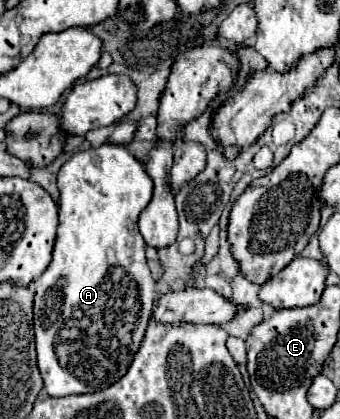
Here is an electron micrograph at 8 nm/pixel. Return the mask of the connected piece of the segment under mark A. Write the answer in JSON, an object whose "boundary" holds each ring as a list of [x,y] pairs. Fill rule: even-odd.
{"boundary":[[[104,143],[100,147],[90,147],[86,151],[80,151],[72,155],[58,173],[58,189],[60,189],[60,199],[58,199],[58,235],[54,243],[54,259],[50,267],[34,281],[36,283],[36,297],[34,297],[34,331],[36,331],[36,353],[38,353],[38,369],[44,379],[44,389],[48,391],[50,397],[66,397],[66,395],[78,395],[78,393],[96,393],[112,383],[116,383],[130,367],[134,353],[140,347],[140,341],[144,337],[148,319],[152,315],[154,307],[154,281],[150,275],[150,269],[146,265],[144,249],[146,243],[138,231],[138,215],[140,211],[150,203],[152,199],[152,179],[148,177],[144,163],[134,157],[134,153],[124,147],[124,145],[114,145],[114,143]],[[122,267],[126,275],[110,275],[112,269]]]}

